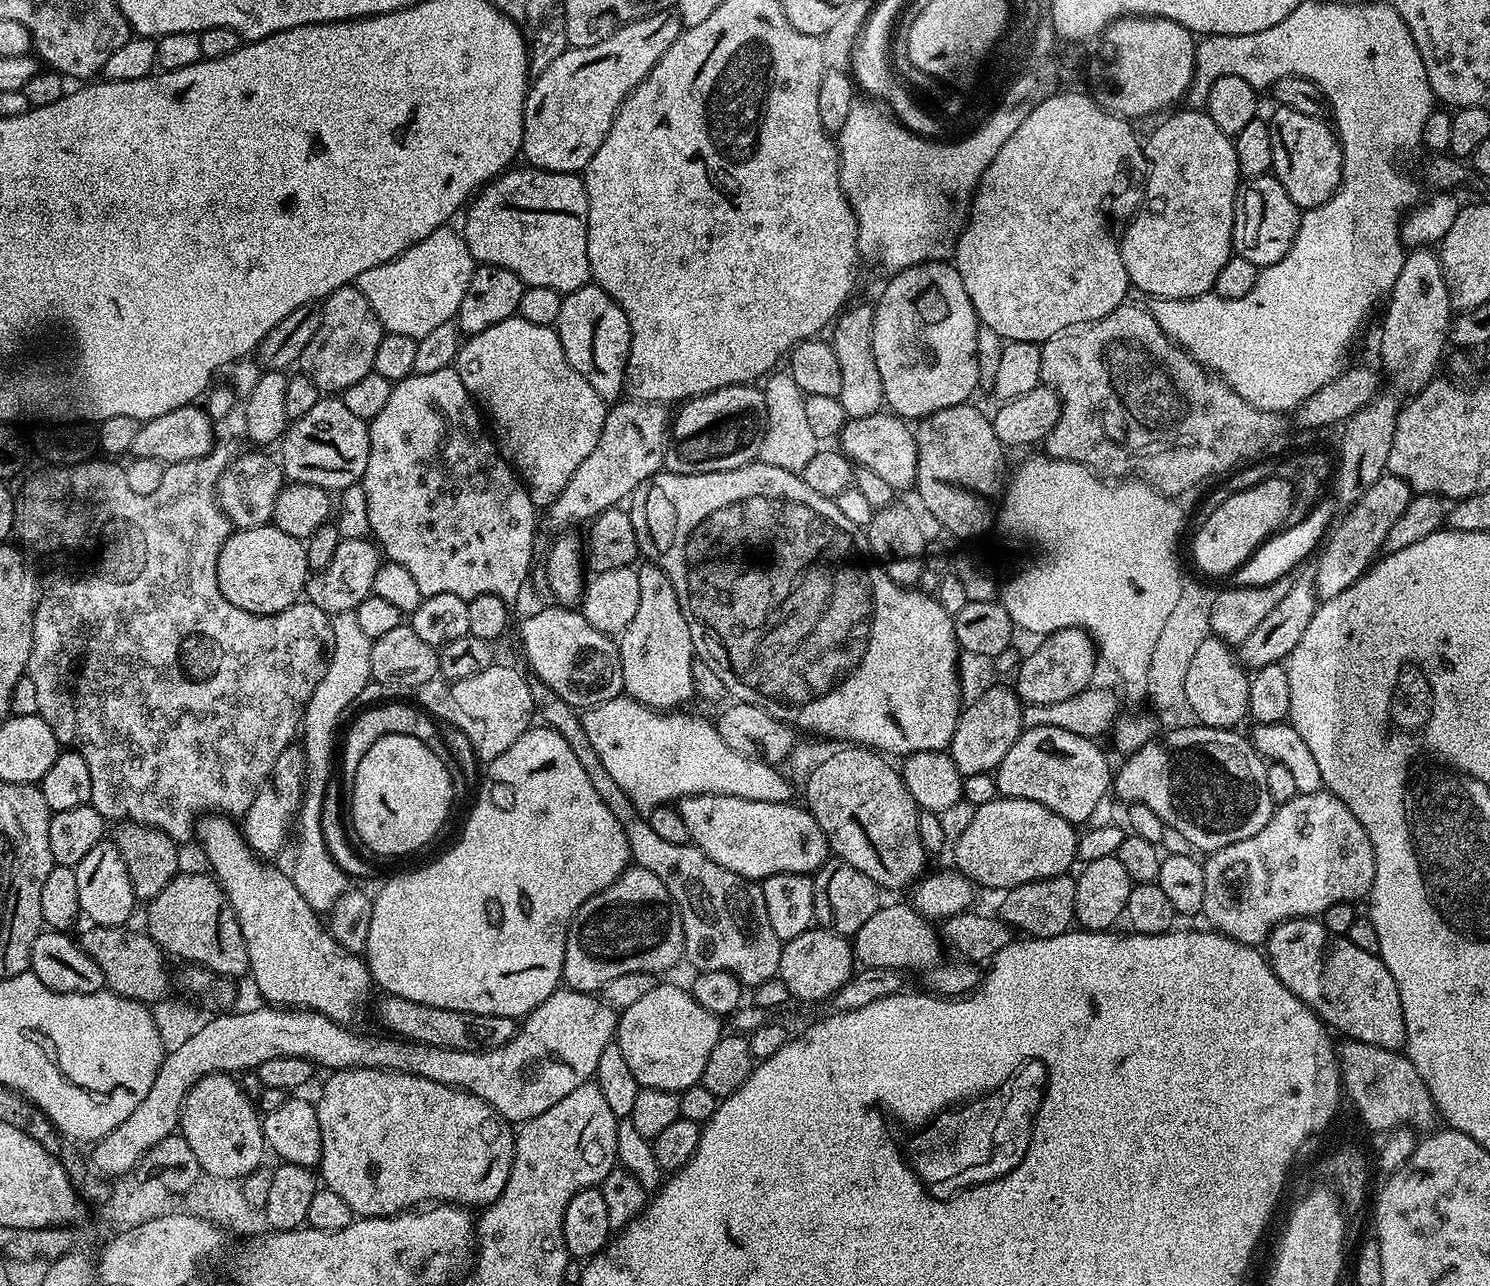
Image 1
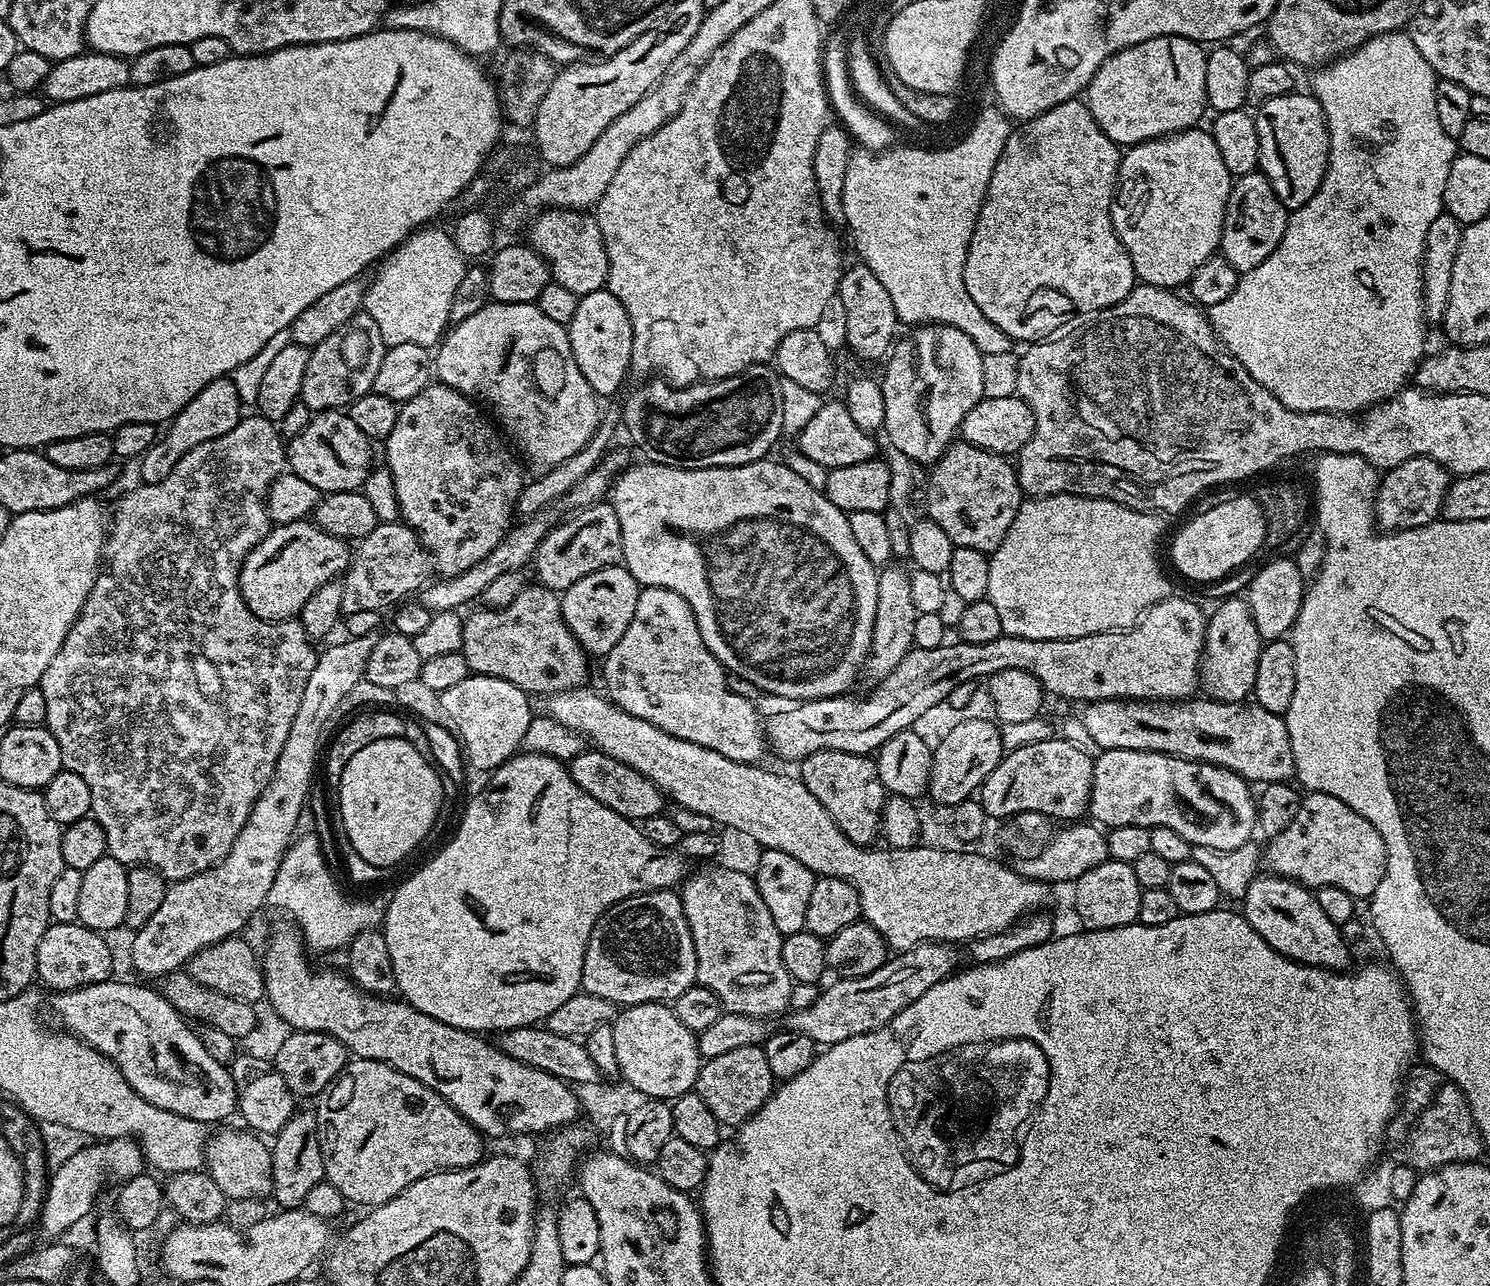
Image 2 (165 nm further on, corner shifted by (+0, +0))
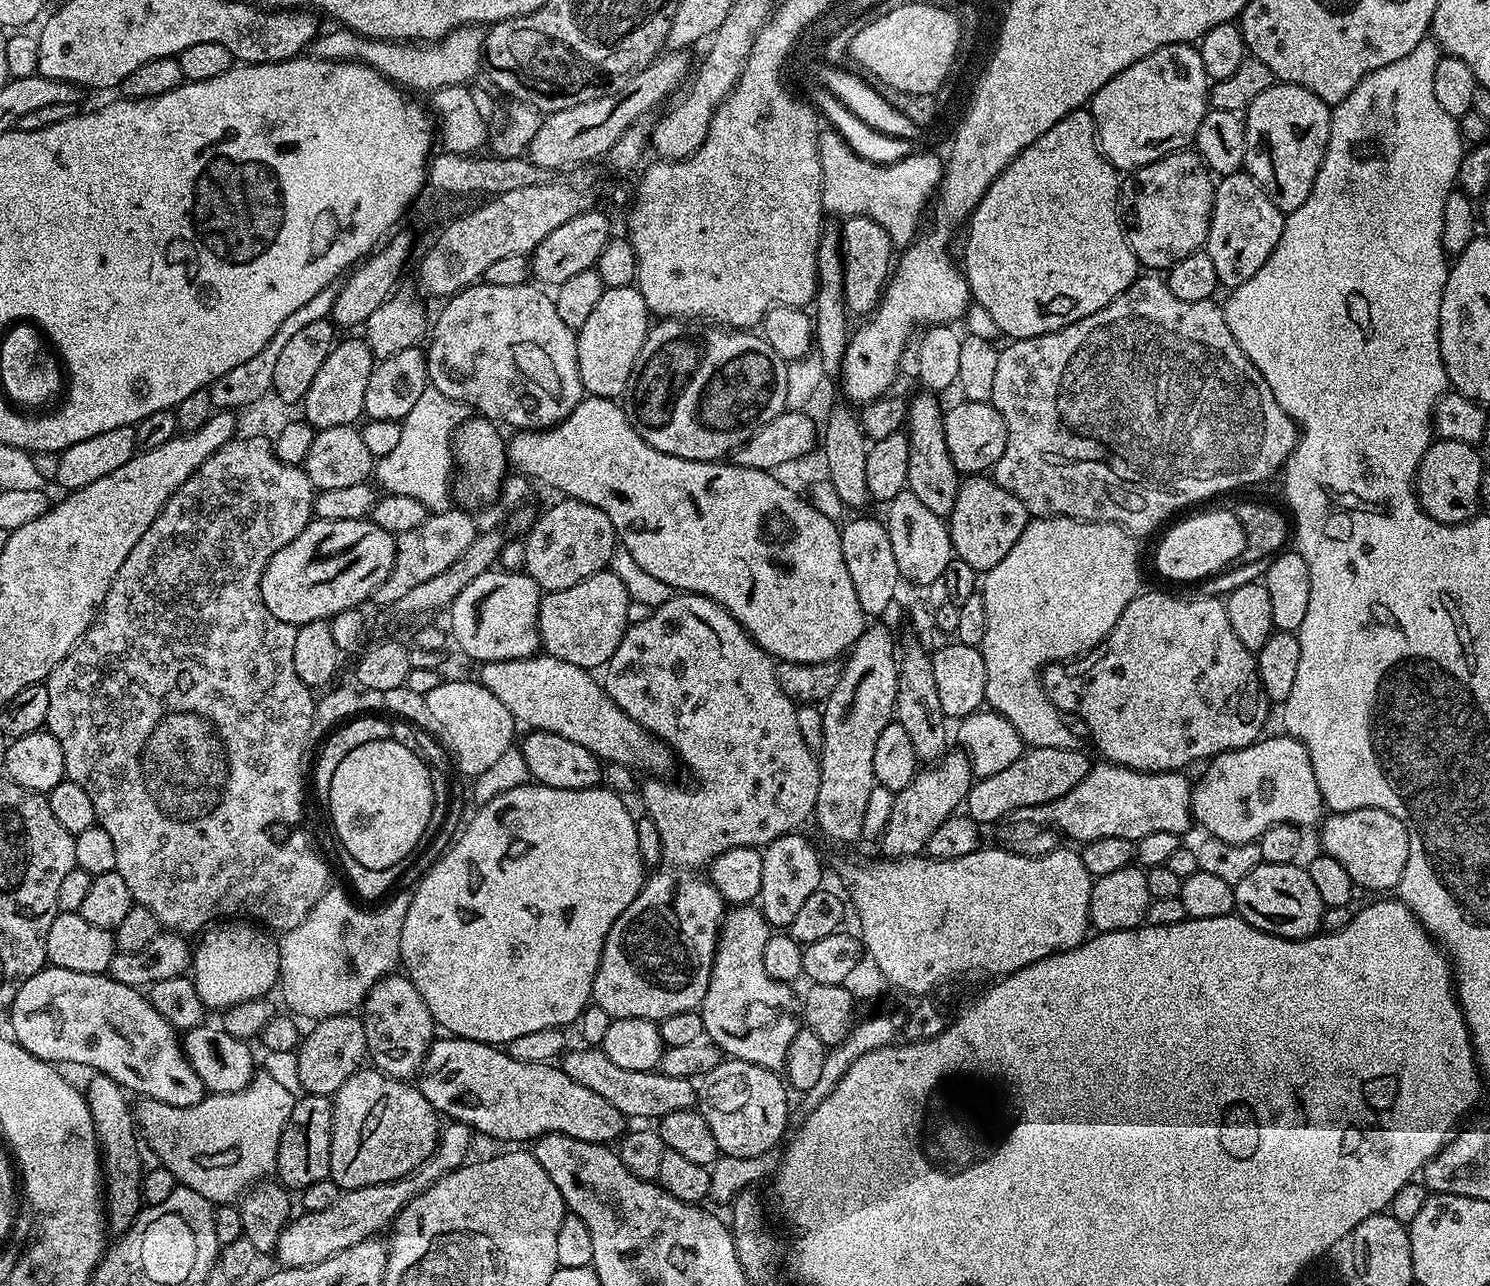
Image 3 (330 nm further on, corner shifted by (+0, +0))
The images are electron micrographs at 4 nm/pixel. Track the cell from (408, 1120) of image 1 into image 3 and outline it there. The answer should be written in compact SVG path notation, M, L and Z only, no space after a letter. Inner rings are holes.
M372 1066L361 1067L336 1091L332 1106L332 1145L330 1146L330 1178L341 1190L374 1186L401 1180L426 1162L440 1141L442 1120L434 1106L426 1102L415 1083L395 1080Z

